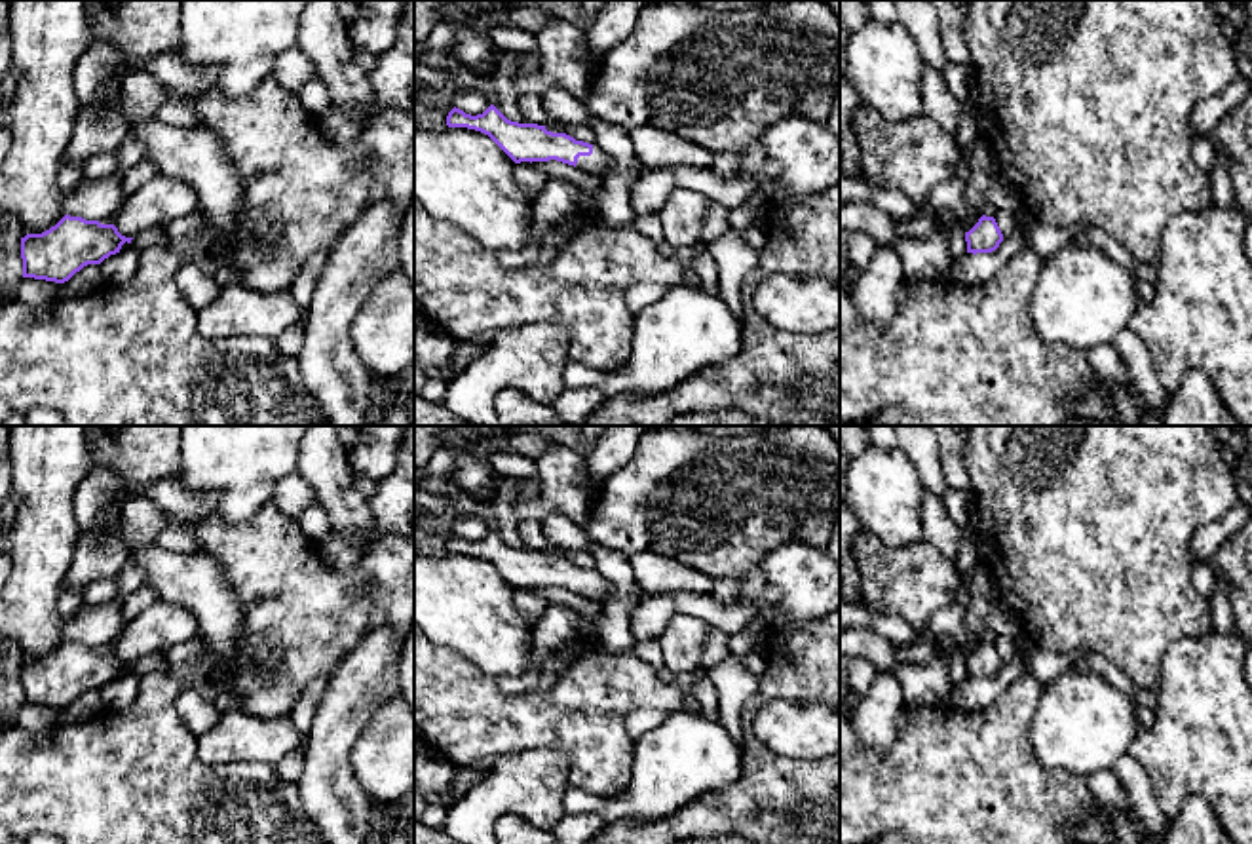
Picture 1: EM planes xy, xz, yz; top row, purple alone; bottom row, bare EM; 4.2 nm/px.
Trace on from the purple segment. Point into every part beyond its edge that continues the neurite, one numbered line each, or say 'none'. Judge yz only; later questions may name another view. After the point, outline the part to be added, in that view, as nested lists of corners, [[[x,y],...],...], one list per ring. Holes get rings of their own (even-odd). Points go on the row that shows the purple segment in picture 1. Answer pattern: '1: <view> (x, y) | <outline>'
none

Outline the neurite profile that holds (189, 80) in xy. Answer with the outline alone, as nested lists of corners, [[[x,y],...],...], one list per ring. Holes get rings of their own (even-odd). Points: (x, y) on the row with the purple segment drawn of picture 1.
[[[158,53],[152,59],[146,59],[144,70],[184,97],[211,91],[217,80],[215,67],[192,67],[177,55],[167,53]]]

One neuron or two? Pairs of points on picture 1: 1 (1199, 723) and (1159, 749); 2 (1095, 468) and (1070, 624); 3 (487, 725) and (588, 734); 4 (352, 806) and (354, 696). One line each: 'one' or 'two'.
1: one
2: one
3: one
4: one

